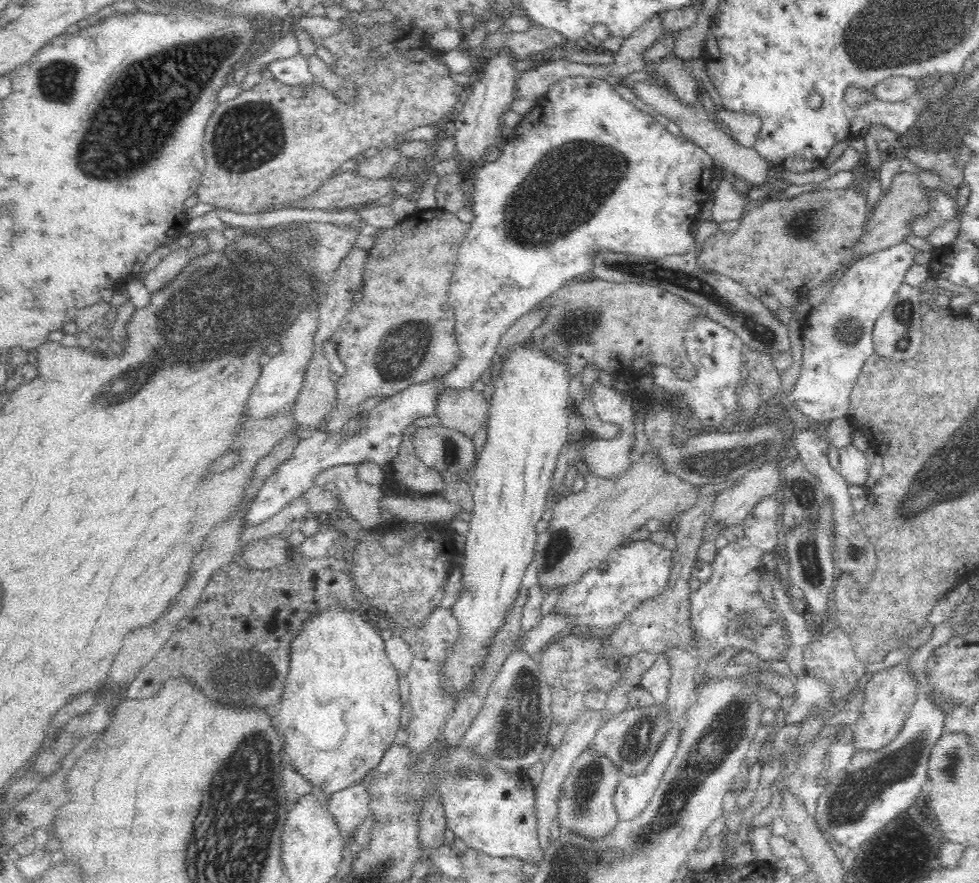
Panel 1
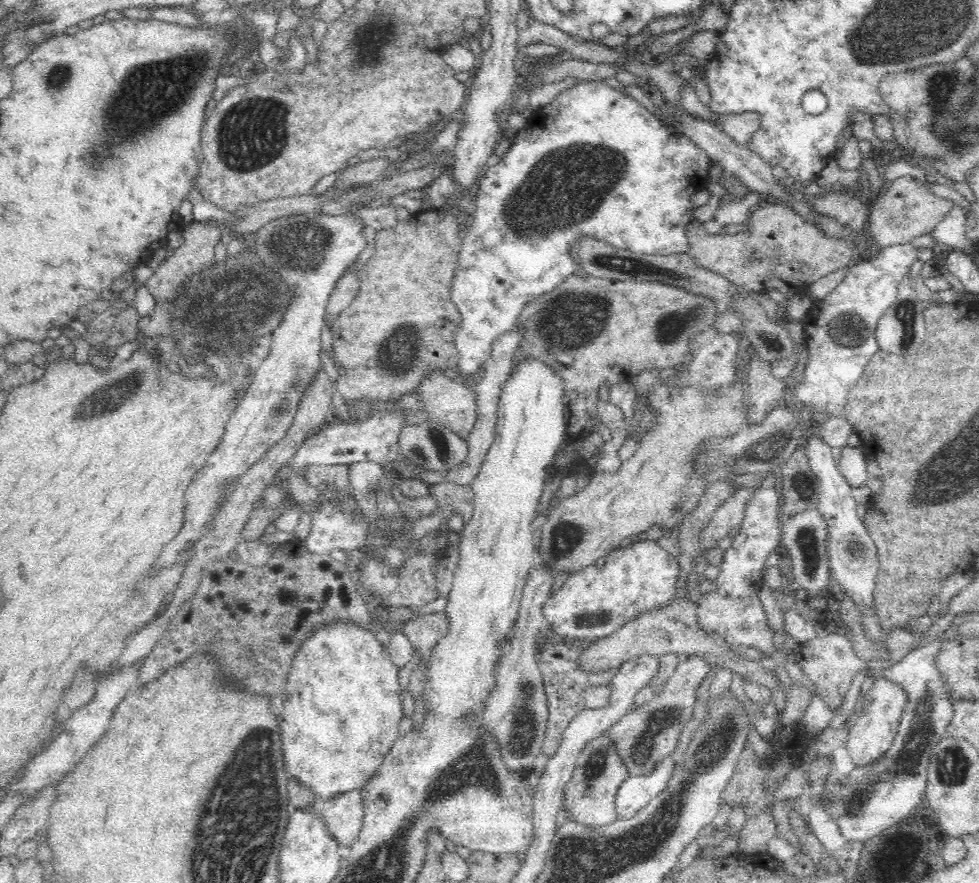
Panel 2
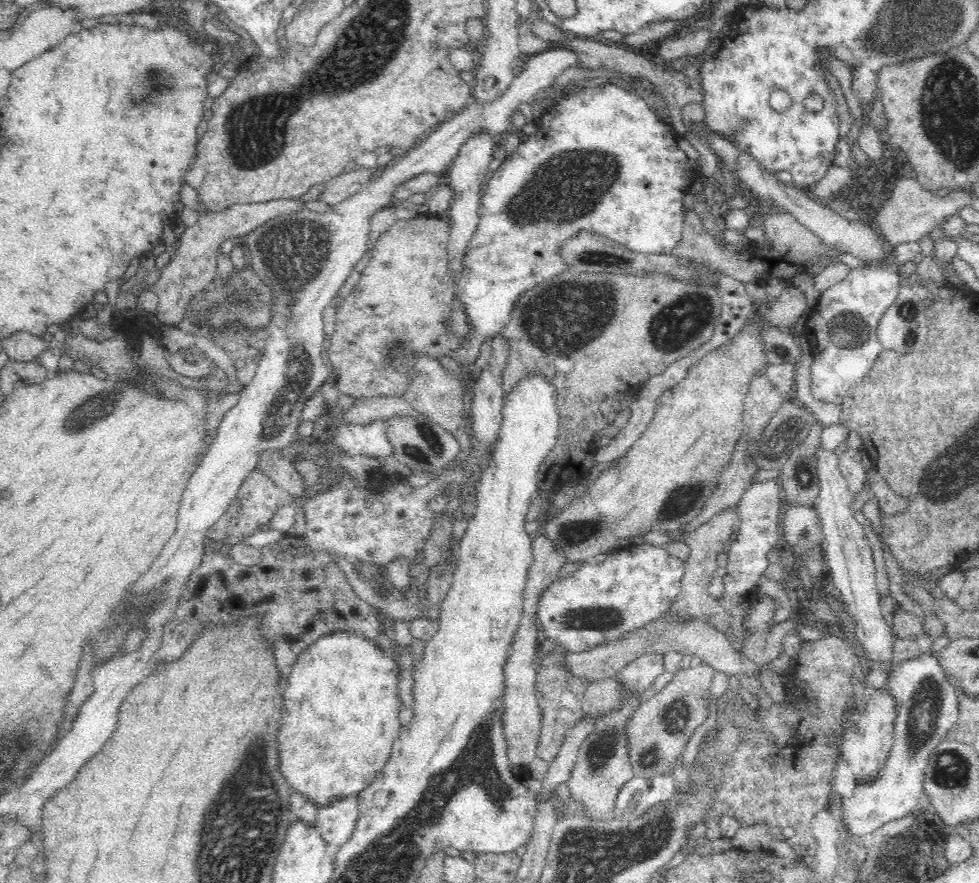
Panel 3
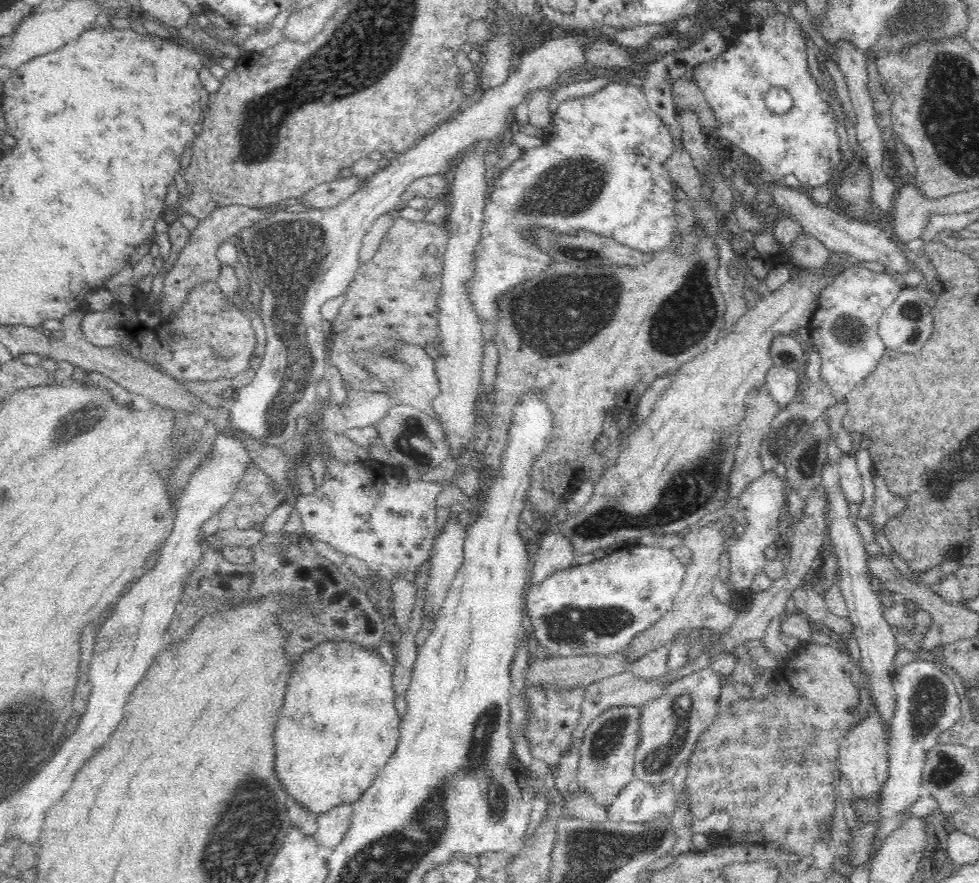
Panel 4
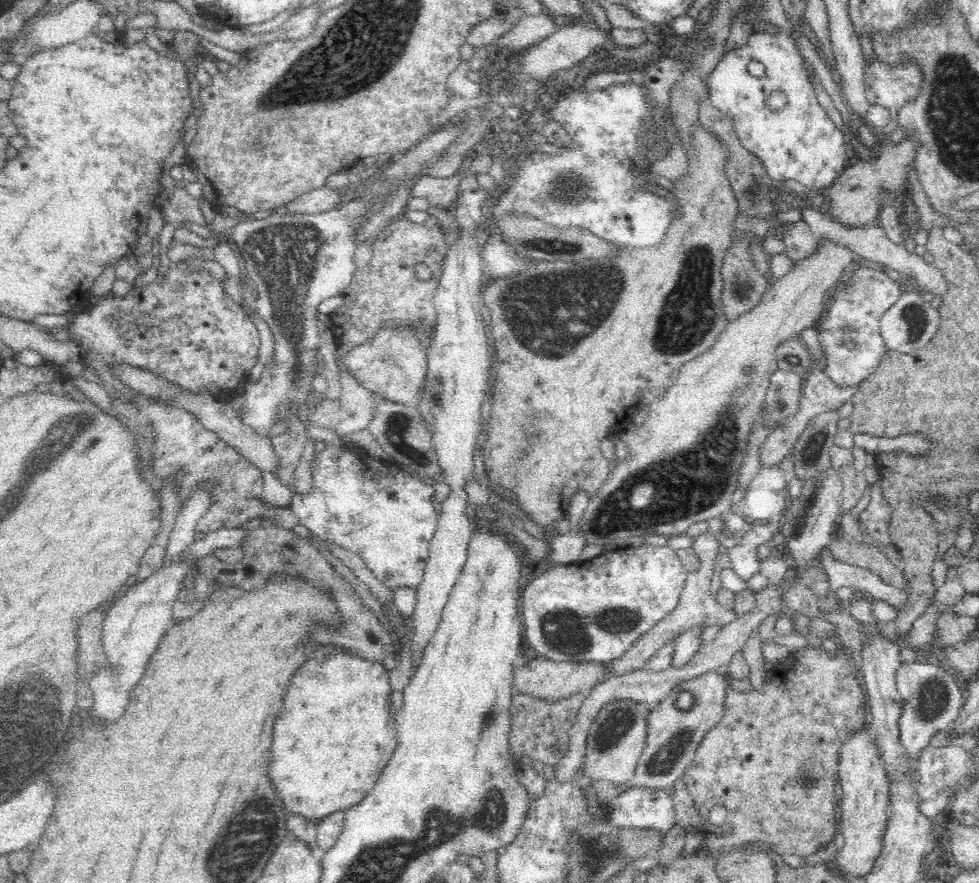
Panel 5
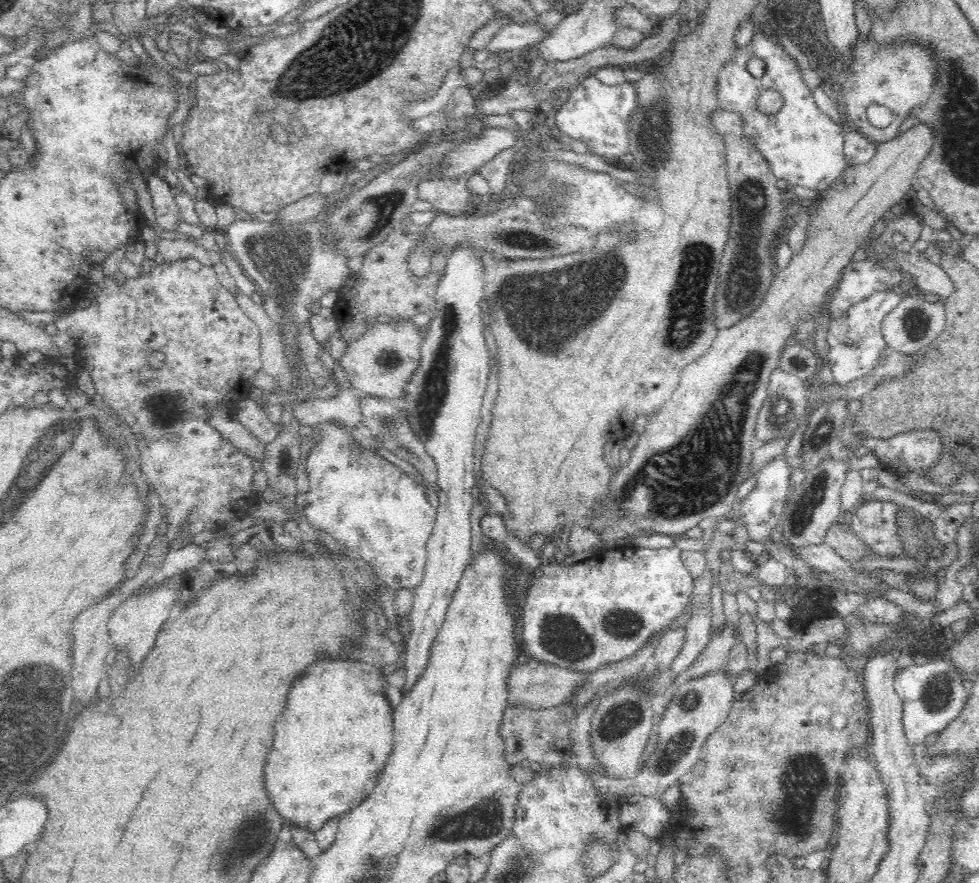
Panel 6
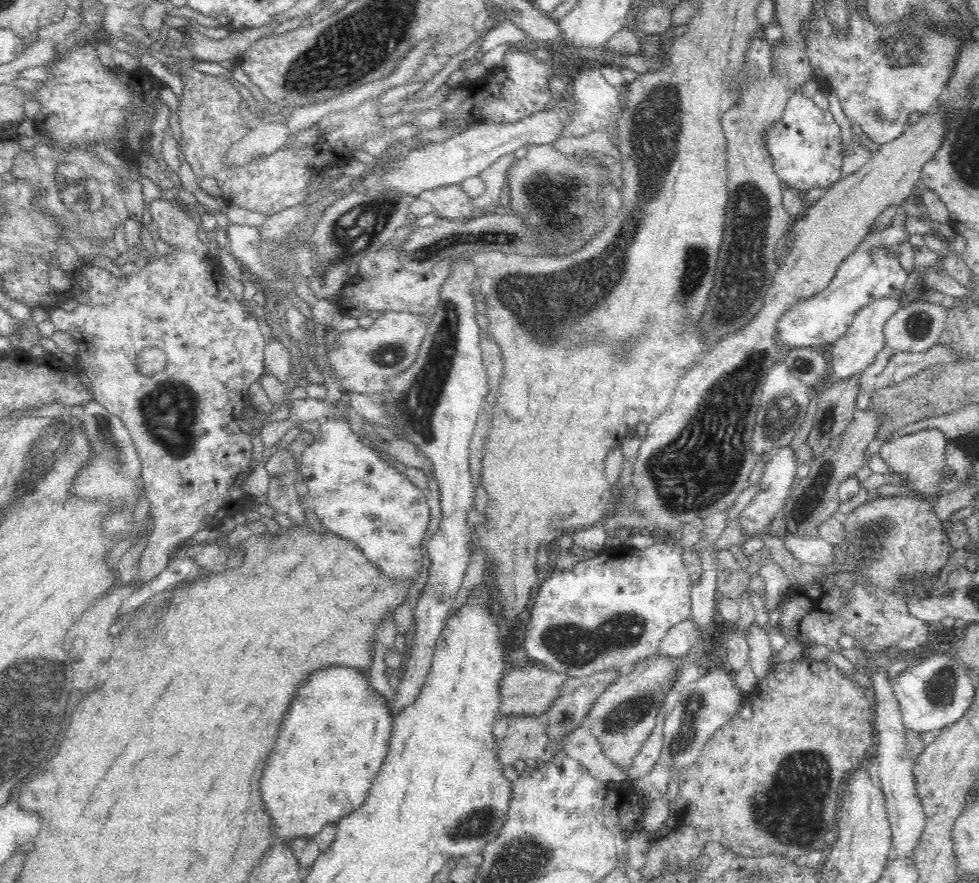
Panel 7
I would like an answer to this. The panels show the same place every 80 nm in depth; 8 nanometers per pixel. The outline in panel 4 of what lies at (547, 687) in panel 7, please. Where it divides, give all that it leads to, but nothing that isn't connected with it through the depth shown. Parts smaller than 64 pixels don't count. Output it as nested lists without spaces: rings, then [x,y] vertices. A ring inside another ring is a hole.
[[[628,650],[611,655],[554,656],[531,662],[530,668],[526,670],[526,676],[524,676],[526,686],[542,685],[542,687],[554,687],[554,689],[571,689],[582,685],[587,688],[593,682],[604,680],[627,670],[629,668],[627,652]]]

